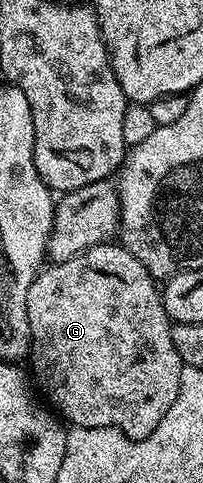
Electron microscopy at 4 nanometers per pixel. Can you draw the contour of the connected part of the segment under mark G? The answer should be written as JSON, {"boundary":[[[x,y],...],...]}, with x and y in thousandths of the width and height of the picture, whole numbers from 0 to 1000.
{"boundary":[[[576,503],[473,507],[325,540],[227,547],[187,563],[177,578],[163,580],[153,594],[133,602],[138,745],[148,749],[163,747],[167,774],[158,772],[158,778],[172,789],[172,778],[182,778],[187,791],[177,789],[177,795],[192,805],[192,795],[202,795],[202,805],[222,812],[227,822],[217,828],[345,882],[576,888],[591,896],[611,896],[621,905],[650,909],[650,913],[700,913],[724,901],[744,901],[744,892],[764,892],[764,884],[783,884],[803,859],[823,859],[842,834],[862,834],[862,818],[882,818],[882,785],[901,762],[882,743],[882,727],[862,727],[862,710],[842,710],[842,685],[833,683],[842,667],[823,650],[813,650],[813,629],[793,625],[793,609],[798,600],[783,596],[778,584],[724,561],[724,553],[704,553],[704,545],[685,545],[685,536],[665,536],[665,528],[645,528],[631,516]]]}

